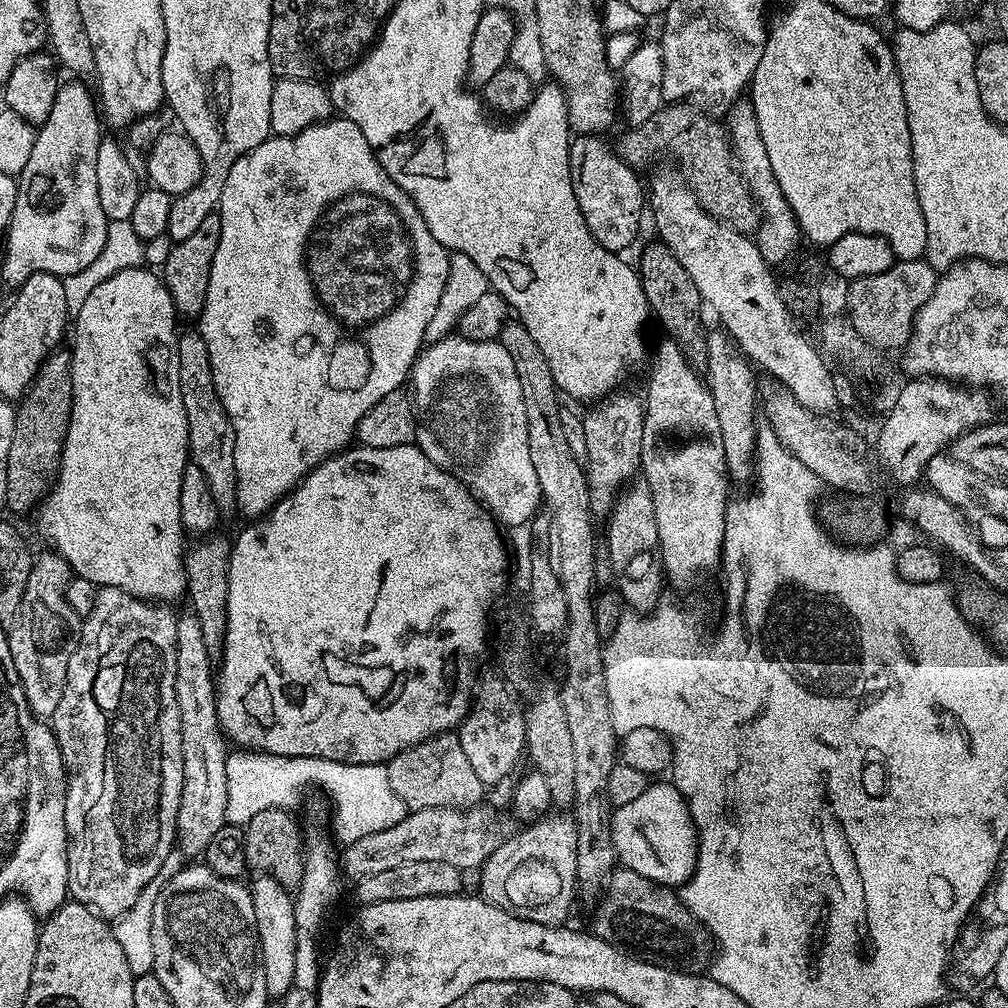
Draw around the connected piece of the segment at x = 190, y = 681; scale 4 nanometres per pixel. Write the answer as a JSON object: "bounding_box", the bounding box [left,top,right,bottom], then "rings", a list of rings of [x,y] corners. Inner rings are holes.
{"bounding_box":[174,610,230,858],"rings":[[[184,610],[176,616],[174,670],[184,767],[182,798],[176,815],[176,838],[179,851],[185,857],[196,858],[204,853],[206,846],[210,846],[210,838],[214,838],[226,822],[226,762],[230,748],[216,718],[214,658],[206,650],[206,642],[202,642],[202,626],[191,610]]]}

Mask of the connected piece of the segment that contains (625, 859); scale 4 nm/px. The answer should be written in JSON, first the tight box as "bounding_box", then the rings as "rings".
{"bounding_box":[612,783,696,886],"rings":[[[649,783],[646,790],[634,802],[626,802],[626,806],[615,809],[612,813],[612,833],[614,834],[614,850],[617,861],[623,867],[634,870],[634,874],[642,874],[642,878],[650,878],[655,884],[665,886],[683,886],[691,880],[696,871],[696,827],[692,824],[692,815],[684,795],[675,784]]]}

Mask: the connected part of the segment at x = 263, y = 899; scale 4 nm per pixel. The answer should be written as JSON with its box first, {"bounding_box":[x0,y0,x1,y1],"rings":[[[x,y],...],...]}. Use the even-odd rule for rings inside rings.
{"bounding_box":[250,876,296,998],"rings":[[[272,876],[255,877],[256,881],[250,884],[250,891],[252,893],[252,901],[254,902],[254,922],[258,926],[258,942],[260,943],[260,953],[262,954],[262,974],[266,974],[266,990],[269,997],[276,998],[276,996],[284,996],[289,991],[290,993],[294,988],[294,950],[296,949],[296,923],[294,922],[294,906],[296,901],[293,893],[289,889],[283,888]]]}

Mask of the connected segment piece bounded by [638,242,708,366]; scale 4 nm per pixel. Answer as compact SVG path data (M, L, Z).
M663 242L648 244L640 256L638 271L642 290L646 294L648 311L653 317L660 319L667 337L684 351L693 366L704 366L708 363L708 332L704 328L704 320L700 317L702 301L698 294L698 286L686 274L686 266L674 258L674 254Z

